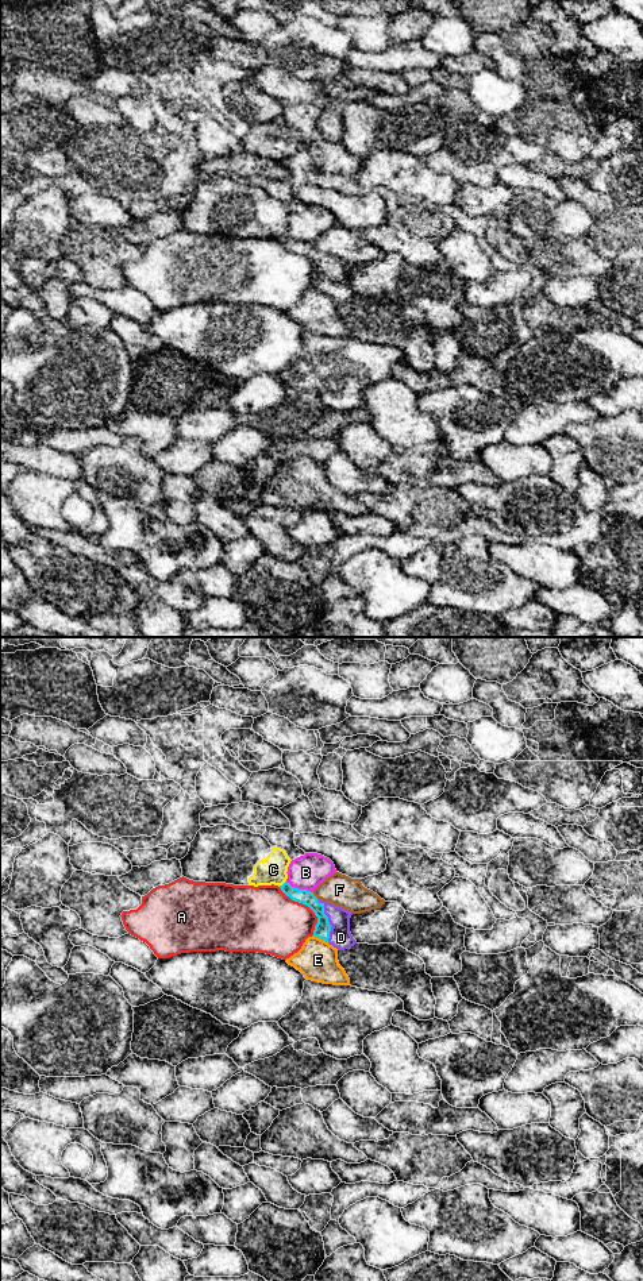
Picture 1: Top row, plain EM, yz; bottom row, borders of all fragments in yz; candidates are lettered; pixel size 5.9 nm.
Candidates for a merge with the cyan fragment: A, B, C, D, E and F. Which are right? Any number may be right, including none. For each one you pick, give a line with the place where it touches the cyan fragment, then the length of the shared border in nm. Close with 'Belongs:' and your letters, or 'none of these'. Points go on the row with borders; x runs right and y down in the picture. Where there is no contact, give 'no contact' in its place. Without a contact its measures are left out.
D: yz (327, 919) | 260 nm
Belongs: D

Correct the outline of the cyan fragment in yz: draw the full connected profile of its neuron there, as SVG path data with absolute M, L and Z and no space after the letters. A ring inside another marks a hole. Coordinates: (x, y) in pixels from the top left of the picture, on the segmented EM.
M289 883L280 885L281 891L292 900L308 906L317 917L313 935L328 942L338 950L344 950L357 944L350 933L350 918L353 912L330 902L317 899L313 892L299 890Z

